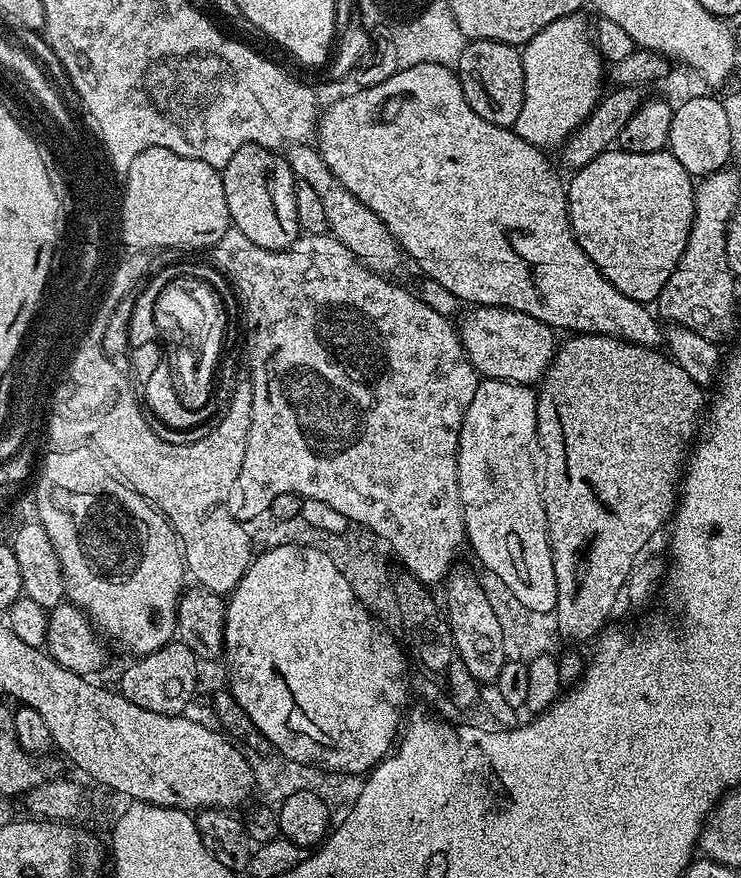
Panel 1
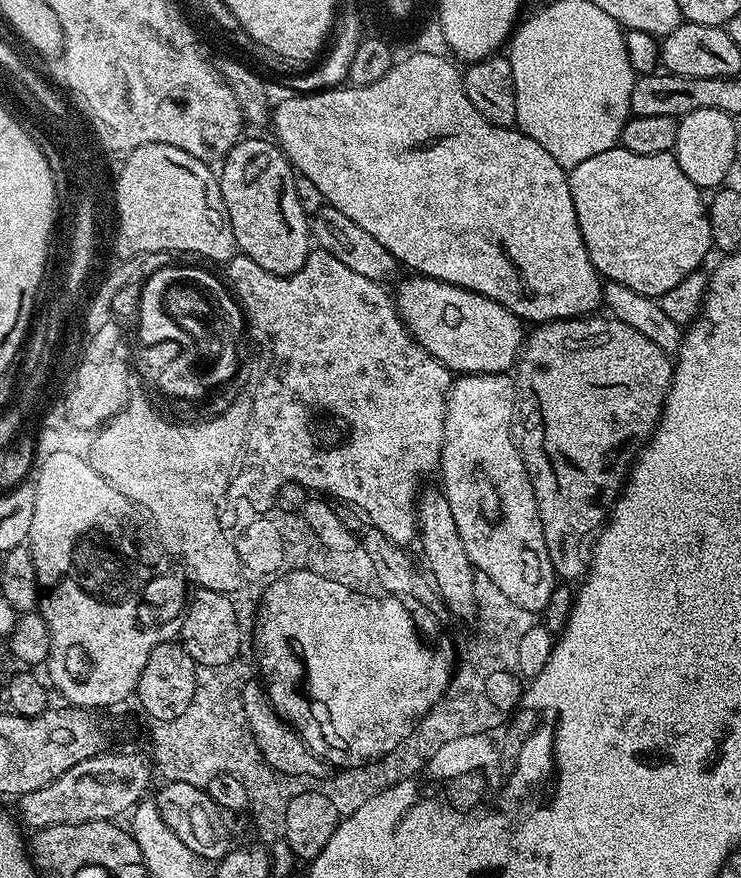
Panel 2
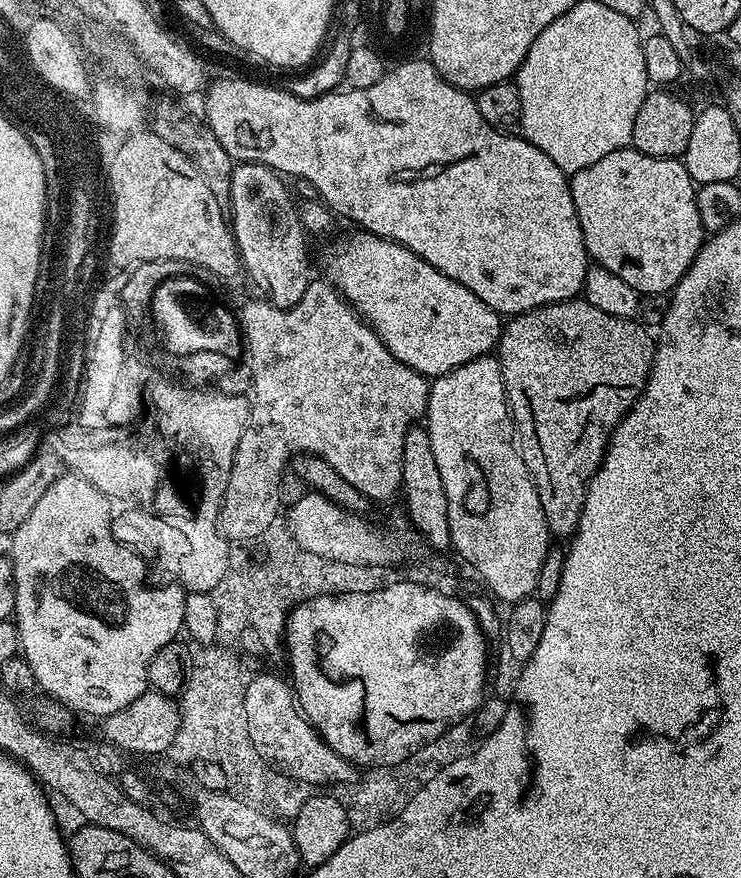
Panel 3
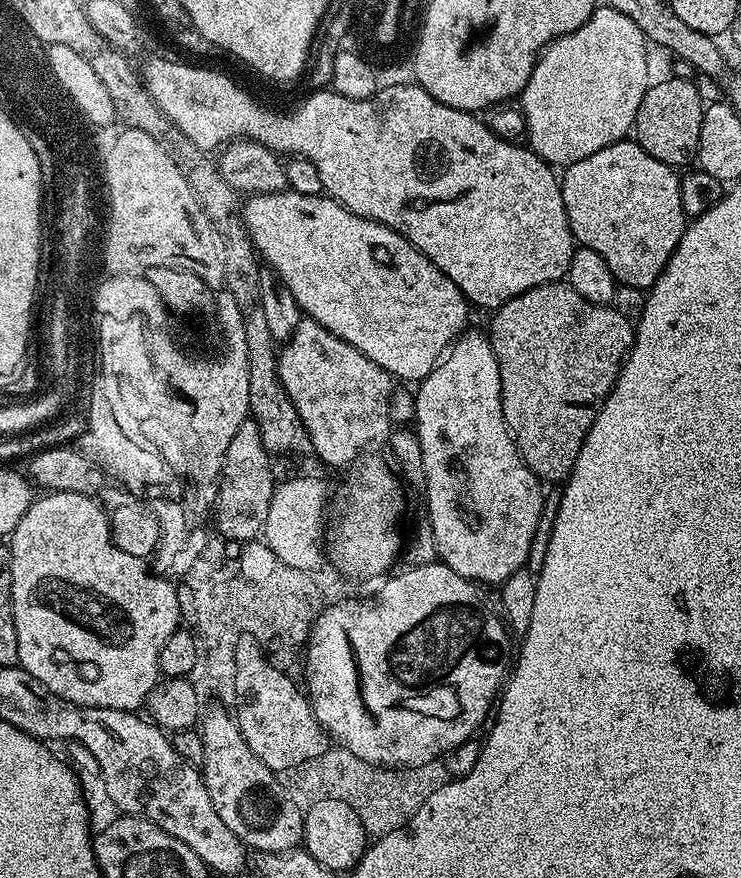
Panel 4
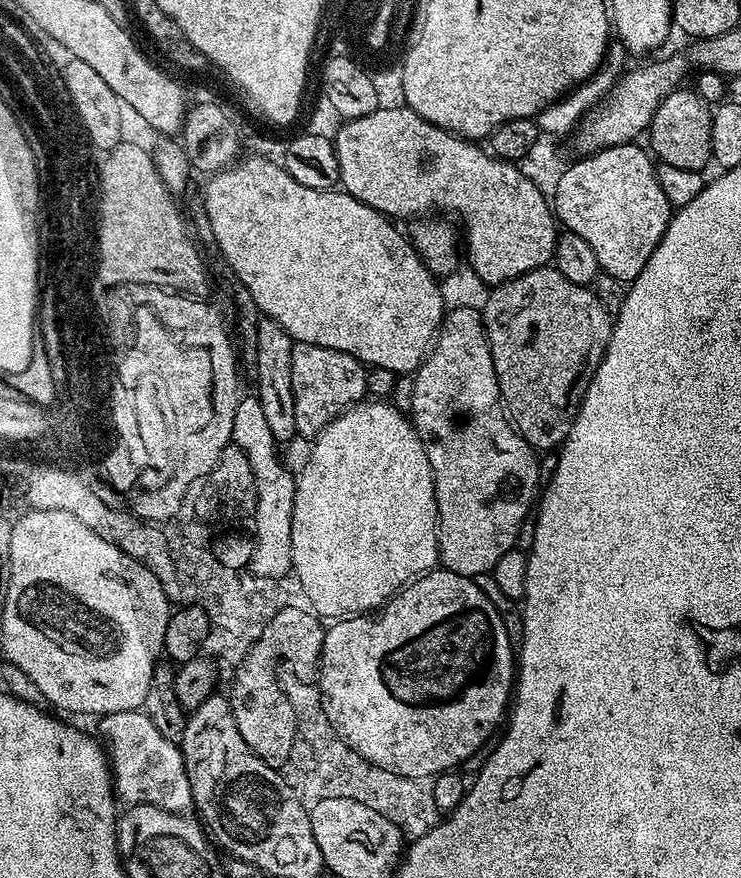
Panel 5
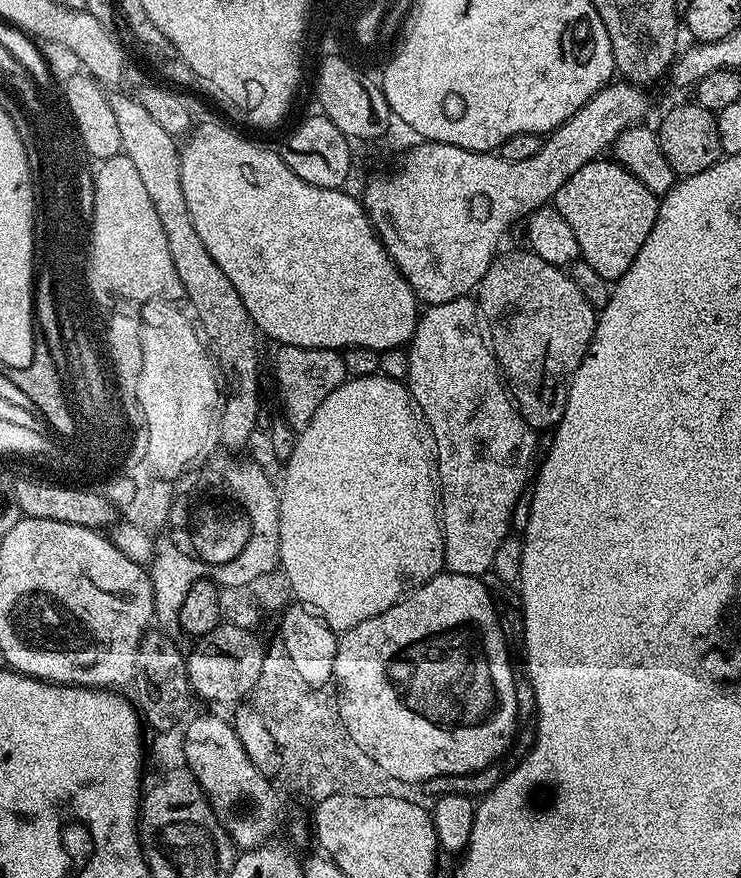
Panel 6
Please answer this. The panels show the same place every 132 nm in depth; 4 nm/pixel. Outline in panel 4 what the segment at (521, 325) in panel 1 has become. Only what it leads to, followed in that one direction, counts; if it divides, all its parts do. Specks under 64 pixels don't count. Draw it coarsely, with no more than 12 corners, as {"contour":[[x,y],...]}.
{"contour":[[327,194],[243,201],[307,319],[419,382],[469,327],[402,234]]}

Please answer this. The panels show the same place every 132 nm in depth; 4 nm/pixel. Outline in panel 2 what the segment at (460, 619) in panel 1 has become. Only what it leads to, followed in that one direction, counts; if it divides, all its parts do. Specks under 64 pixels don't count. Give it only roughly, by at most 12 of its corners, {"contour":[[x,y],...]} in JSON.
{"contour":[[443,491],[417,499],[418,544],[451,615],[475,619],[474,572]]}

